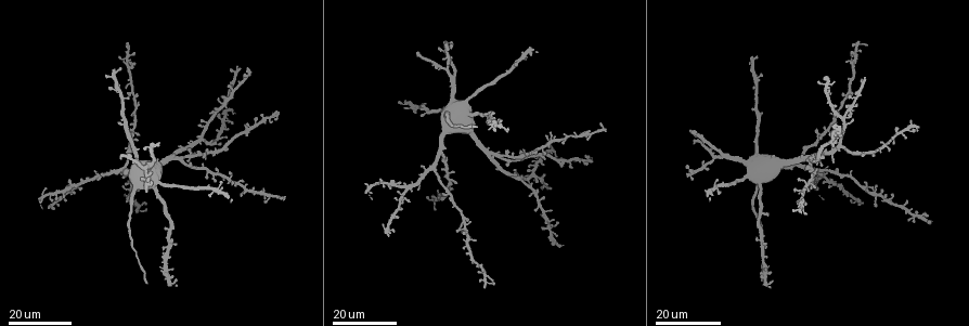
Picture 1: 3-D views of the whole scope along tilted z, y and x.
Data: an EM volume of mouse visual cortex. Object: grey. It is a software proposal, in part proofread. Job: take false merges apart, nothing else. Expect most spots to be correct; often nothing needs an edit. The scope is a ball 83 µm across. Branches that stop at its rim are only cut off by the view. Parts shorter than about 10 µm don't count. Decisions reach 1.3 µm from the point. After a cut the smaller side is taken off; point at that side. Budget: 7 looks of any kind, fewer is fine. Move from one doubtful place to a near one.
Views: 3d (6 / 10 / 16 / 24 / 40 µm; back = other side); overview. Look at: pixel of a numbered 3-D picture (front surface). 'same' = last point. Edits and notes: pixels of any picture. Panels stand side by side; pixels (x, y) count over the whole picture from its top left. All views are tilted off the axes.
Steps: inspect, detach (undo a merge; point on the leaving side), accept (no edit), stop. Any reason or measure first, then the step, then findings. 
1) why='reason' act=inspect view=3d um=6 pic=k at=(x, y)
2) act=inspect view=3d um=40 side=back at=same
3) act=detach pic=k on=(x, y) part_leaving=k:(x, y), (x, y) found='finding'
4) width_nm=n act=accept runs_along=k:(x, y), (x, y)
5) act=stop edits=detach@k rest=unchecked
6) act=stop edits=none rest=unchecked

why='four or more arms meet' act=inspect view=3d um=16 pic=1 at=(838, 146)

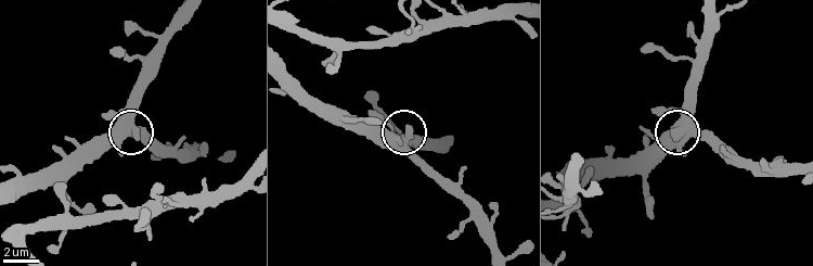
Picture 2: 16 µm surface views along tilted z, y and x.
act=inspect view=3d um=6 pic=2 at=(130, 118)

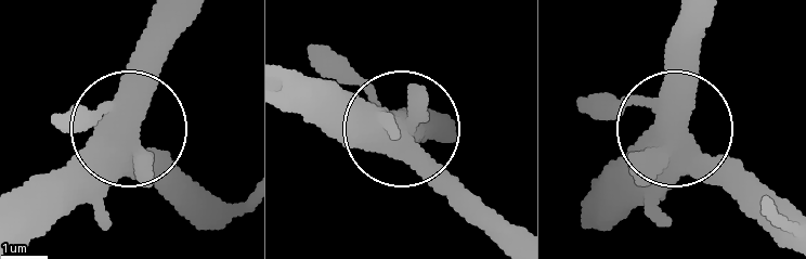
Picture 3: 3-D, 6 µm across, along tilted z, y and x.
width_nm=500 act=accept runs_along=3:(18, 197), (75, 189), (114, 145), (146, 20) found='all the same neuron'

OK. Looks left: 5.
act=inspect view=3d um=16 pic=1 at=(493, 155)

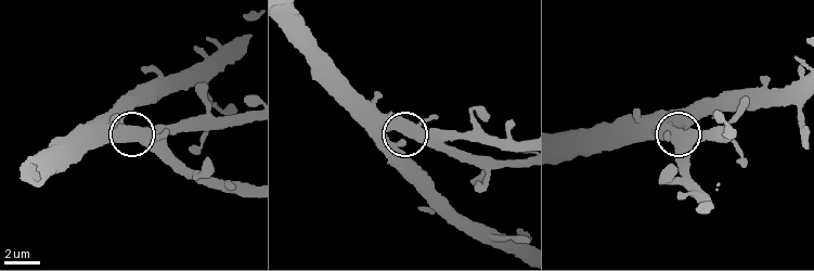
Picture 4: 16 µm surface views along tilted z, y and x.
why='zoom in' act=inspect view=3d um=6 pic=4 at=(405, 142)

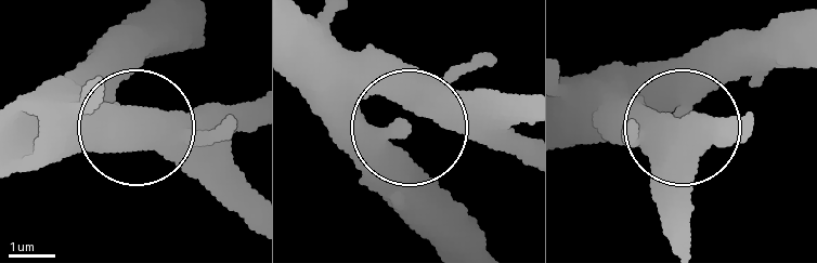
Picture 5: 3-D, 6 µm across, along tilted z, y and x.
act=inspect view=3d um=6 side=back pic=5 at=(407, 125)

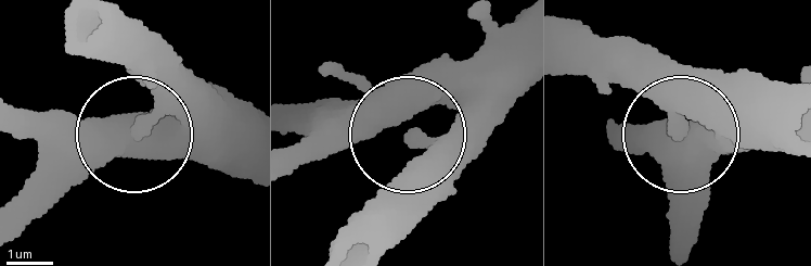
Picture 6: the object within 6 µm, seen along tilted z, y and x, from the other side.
act=accept found='one neuron here'

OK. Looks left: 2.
why='four-way junction' act=inspect view=3d um=24 pic=1 at=(532, 173)

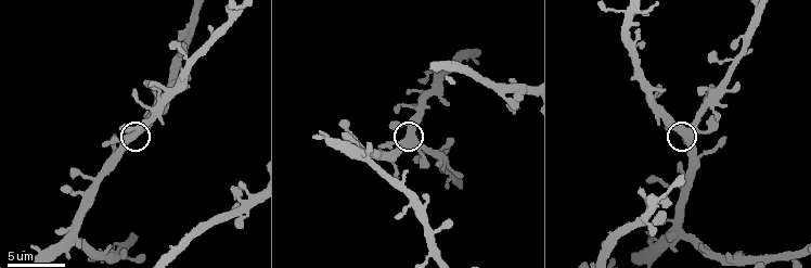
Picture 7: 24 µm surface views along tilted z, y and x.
why='closer look' act=inspect view=3d um=6 pic=7 at=(685, 129)

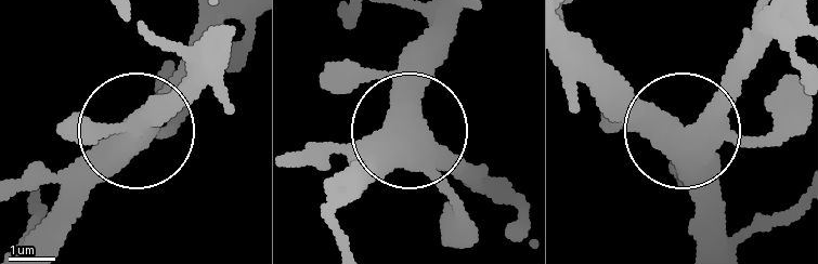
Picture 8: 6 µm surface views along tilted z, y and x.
width_nm=490 act=accept found='continuous, no second neuron'

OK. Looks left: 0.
act=stop edits=none rest=unchecked

